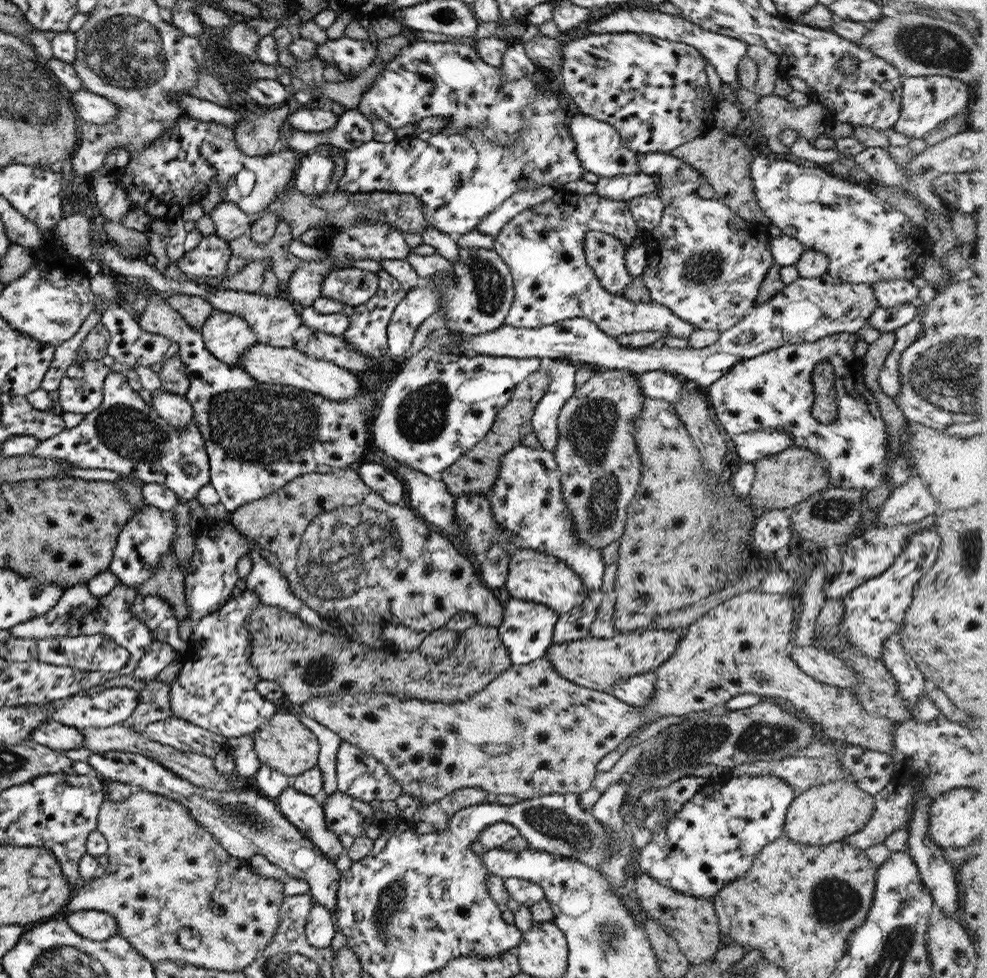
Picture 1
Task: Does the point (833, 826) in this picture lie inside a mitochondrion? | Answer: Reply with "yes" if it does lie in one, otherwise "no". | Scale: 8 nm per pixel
no

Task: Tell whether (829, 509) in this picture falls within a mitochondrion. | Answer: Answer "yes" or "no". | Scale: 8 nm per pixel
yes

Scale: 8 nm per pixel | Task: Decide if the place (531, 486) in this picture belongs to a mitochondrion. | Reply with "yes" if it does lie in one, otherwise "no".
yes

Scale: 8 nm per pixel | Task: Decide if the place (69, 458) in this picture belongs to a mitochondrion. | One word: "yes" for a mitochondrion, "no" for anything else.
no

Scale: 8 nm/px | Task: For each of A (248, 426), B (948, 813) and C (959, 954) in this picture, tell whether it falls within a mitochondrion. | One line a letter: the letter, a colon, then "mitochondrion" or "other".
A: mitochondrion
B: other
C: other

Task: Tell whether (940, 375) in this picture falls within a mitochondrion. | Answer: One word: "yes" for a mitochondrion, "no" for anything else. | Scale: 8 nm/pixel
yes

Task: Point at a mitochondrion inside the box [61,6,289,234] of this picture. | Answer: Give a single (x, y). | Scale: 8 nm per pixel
(125, 50)

